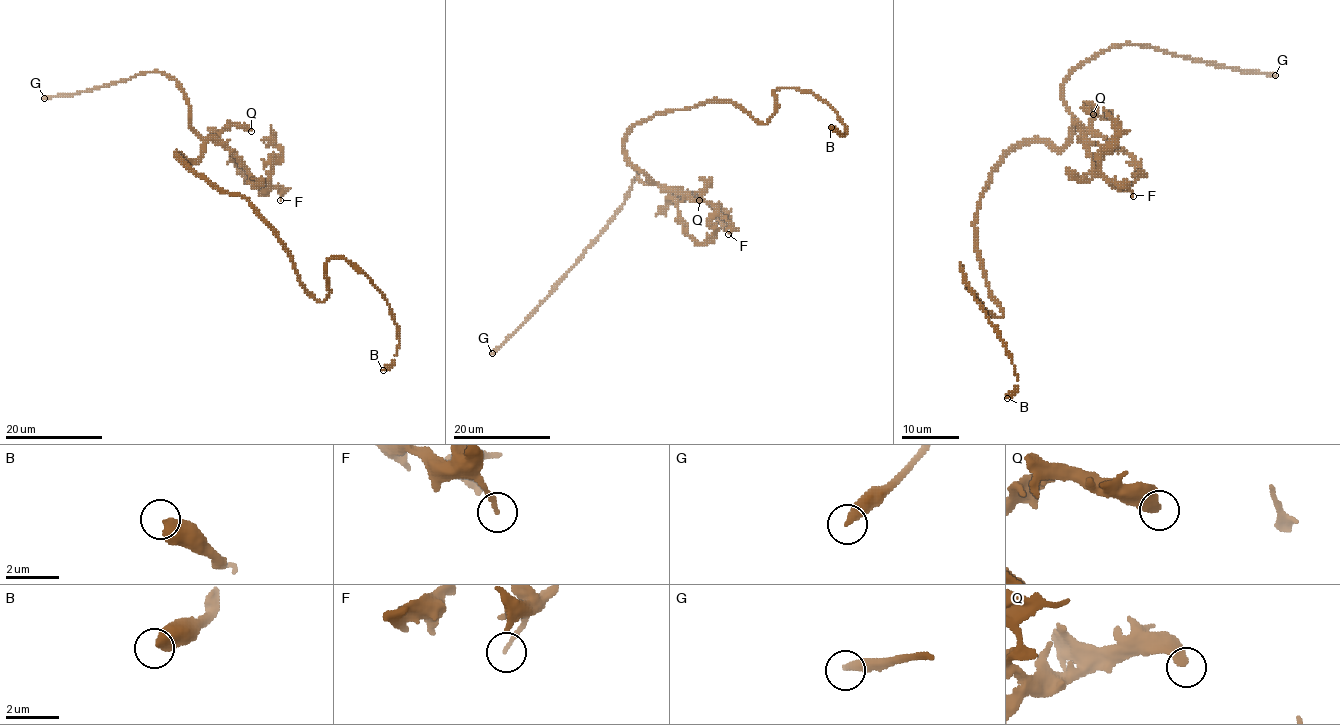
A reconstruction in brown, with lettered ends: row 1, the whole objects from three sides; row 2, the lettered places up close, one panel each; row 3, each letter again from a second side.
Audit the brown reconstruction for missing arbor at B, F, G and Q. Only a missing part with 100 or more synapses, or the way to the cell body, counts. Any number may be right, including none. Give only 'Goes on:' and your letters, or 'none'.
Goes on: G

